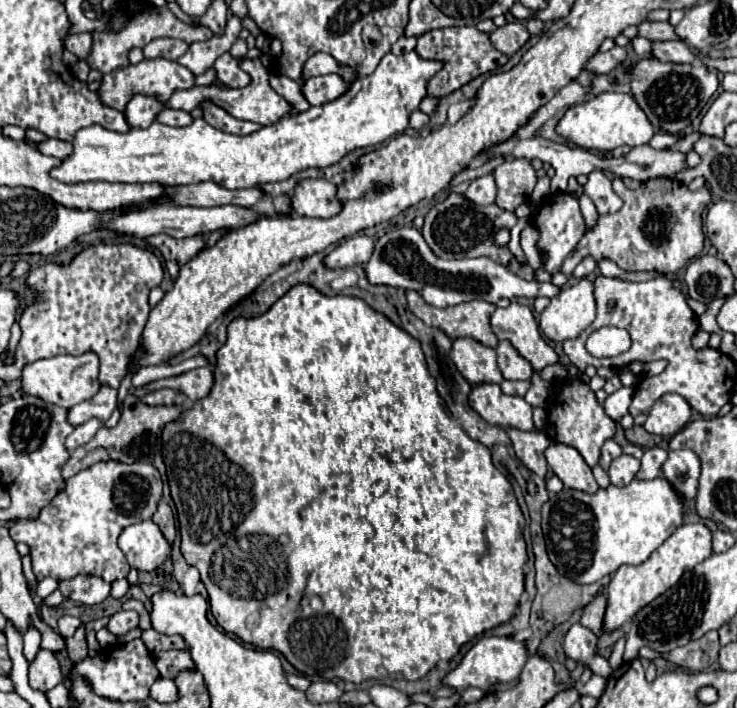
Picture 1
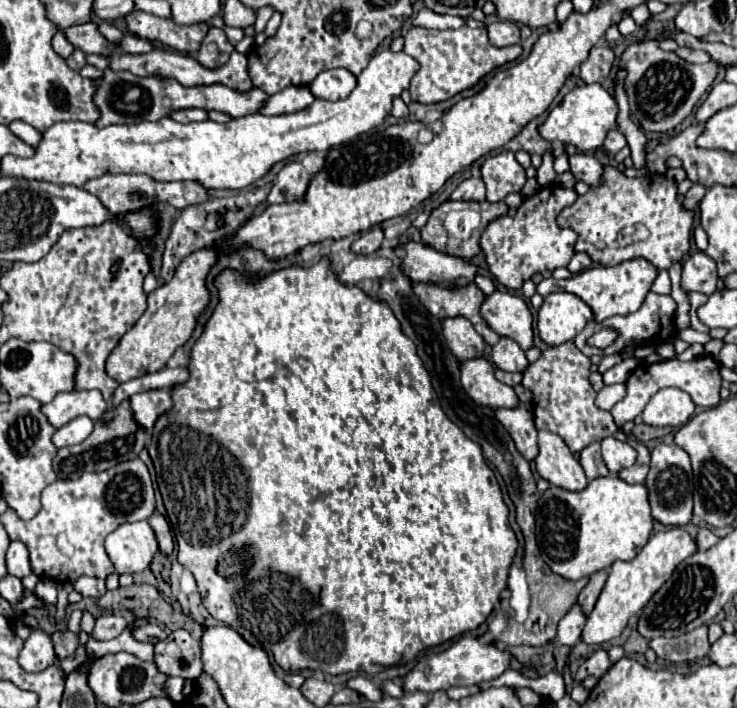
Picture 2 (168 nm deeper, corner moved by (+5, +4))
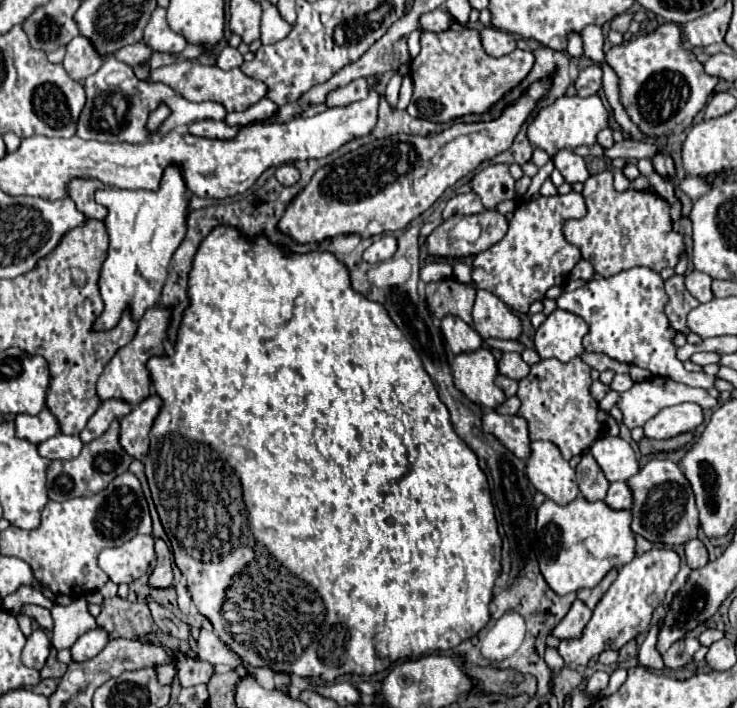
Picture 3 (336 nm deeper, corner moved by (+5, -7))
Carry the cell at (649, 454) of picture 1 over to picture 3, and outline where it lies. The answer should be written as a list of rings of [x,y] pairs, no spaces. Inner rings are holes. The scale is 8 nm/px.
[[[627,481],[611,483],[609,491],[607,491],[607,497],[605,497],[605,503],[609,507],[615,507],[615,509],[631,509],[631,505],[633,505],[633,493],[631,493]]]

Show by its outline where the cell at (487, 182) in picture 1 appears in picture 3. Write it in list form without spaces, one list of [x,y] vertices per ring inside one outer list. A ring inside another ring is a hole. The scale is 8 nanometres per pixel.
[[[461,193],[455,195],[451,201],[447,201],[443,209],[443,219],[449,219],[451,215],[471,215],[471,213],[481,213],[485,207],[479,199],[479,195],[471,193]]]

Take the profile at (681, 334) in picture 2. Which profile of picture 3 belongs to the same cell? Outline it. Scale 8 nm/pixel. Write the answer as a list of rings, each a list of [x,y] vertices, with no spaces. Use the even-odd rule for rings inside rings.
[[[621,373],[621,375],[615,375],[615,377],[613,377],[613,381],[611,381],[609,387],[611,387],[613,391],[617,391],[617,393],[623,393],[623,391],[631,389],[631,385],[633,385],[633,381],[631,381],[629,373]]]

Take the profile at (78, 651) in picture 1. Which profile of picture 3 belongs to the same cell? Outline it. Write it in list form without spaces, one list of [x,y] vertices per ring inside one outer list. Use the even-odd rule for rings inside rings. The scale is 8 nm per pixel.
[[[53,647],[53,649],[51,649],[51,655],[49,655],[47,663],[45,663],[45,667],[41,669],[41,675],[43,675],[43,677],[63,677],[65,671],[67,671],[67,665],[57,661],[57,649]]]

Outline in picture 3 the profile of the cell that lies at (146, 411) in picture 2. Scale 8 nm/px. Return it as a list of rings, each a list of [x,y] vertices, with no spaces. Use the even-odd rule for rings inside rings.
[[[149,395],[145,401],[135,405],[129,415],[121,419],[119,443],[133,459],[145,459],[149,451],[149,431],[161,411],[161,405],[163,401],[159,395]]]

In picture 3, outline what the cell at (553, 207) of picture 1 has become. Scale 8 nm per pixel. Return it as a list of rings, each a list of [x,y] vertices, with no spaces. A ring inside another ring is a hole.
[[[571,191],[569,195],[555,195],[555,197],[539,197],[533,201],[521,201],[513,213],[513,219],[509,221],[509,231],[507,235],[495,243],[493,247],[489,247],[487,251],[475,255],[473,259],[473,283],[479,289],[491,291],[493,295],[497,295],[507,307],[511,307],[513,311],[521,311],[527,313],[529,305],[533,301],[539,301],[545,291],[553,285],[563,285],[569,279],[569,271],[575,267],[575,263],[581,259],[581,253],[575,245],[571,245],[565,237],[563,237],[563,223],[567,219],[579,219],[587,213],[585,203],[583,203],[583,195]]]

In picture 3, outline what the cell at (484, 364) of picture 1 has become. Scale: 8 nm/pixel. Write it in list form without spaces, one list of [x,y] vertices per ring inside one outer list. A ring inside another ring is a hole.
[[[447,315],[441,321],[441,331],[443,331],[445,341],[447,341],[449,349],[453,351],[453,355],[473,353],[483,347],[481,335],[475,329],[471,329],[467,323],[463,323],[459,317]]]

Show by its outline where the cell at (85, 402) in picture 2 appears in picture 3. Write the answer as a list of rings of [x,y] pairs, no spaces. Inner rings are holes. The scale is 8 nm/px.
[[[43,409],[39,415],[17,415],[15,423],[17,435],[37,445],[61,433],[61,423],[49,409]]]

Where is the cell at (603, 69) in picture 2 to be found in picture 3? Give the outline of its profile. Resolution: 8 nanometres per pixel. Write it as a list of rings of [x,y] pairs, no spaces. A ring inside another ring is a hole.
[[[589,65],[589,67],[585,67],[585,69],[579,73],[577,81],[575,81],[577,95],[579,95],[579,97],[595,95],[595,93],[603,87],[601,77],[603,77],[603,71],[601,71],[599,65]]]

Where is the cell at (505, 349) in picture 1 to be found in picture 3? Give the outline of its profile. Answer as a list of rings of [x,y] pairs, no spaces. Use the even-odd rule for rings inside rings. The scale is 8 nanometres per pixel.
[[[503,353],[497,367],[499,367],[501,375],[515,379],[515,381],[521,381],[523,377],[529,375],[529,365],[521,359],[519,353]]]

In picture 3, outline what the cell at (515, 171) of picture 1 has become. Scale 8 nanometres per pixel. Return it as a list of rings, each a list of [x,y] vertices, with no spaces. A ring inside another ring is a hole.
[[[499,163],[499,165],[489,165],[481,169],[473,181],[471,181],[473,191],[481,197],[485,209],[495,209],[501,201],[515,199],[515,179],[509,173],[509,165]]]

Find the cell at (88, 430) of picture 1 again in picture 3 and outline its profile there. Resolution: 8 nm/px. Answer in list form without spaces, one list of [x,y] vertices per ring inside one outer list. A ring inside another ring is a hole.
[[[59,433],[39,445],[39,455],[47,457],[51,461],[53,459],[65,461],[65,459],[75,459],[81,453],[81,449],[83,449],[83,441],[77,435]]]

